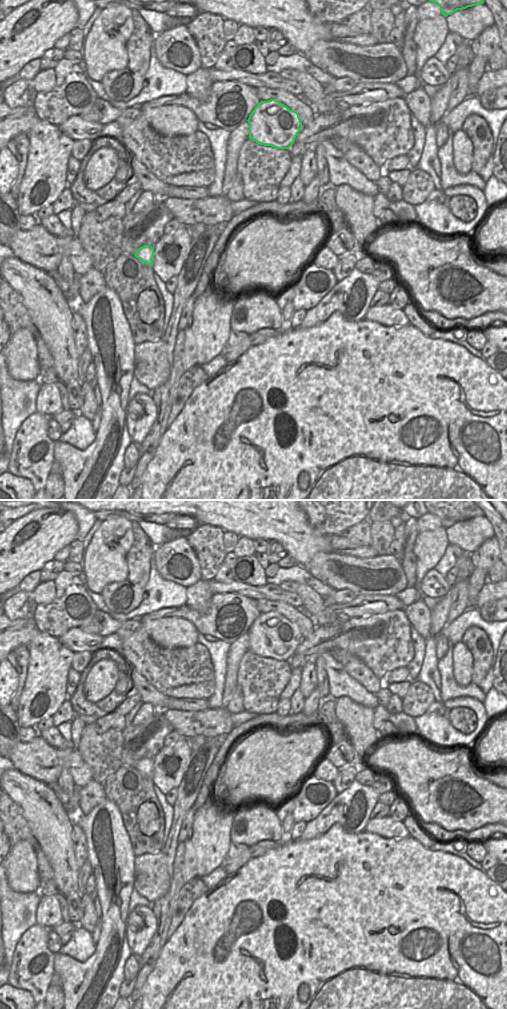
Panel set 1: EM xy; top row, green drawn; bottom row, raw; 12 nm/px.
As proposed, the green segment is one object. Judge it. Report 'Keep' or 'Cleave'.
Keep

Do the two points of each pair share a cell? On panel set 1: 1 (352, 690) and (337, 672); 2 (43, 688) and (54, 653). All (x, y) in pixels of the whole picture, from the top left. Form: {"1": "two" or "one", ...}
{"1": "one", "2": "one"}

